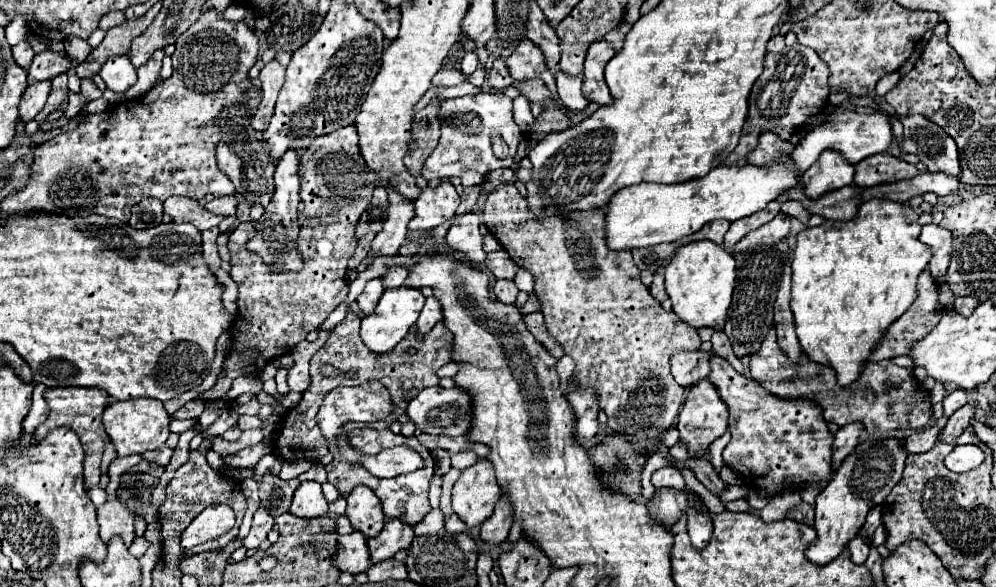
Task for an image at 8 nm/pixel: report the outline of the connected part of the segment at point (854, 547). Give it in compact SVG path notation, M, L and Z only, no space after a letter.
M856 536L850 544L850 560L856 562L856 564L862 564L866 558L868 558L868 552L870 552L870 546L862 540L862 536Z

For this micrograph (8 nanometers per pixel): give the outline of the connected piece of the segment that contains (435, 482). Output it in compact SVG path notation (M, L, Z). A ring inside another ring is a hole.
M433 478L429 488L429 501L433 508L439 508L441 496L441 479Z

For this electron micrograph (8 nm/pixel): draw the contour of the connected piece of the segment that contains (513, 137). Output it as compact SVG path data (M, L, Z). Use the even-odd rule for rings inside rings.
M482 92L478 96L464 96L464 98L452 98L444 100L438 112L442 136L438 140L438 146L428 156L428 160L422 166L422 178L426 182L434 178L460 178L462 186L480 186L484 184L486 176L496 168L510 168L512 158L518 150L518 144L522 142L524 134L520 126L512 118L512 100L500 92ZM492 132L496 132L510 148L510 154L506 160L500 160L492 154Z

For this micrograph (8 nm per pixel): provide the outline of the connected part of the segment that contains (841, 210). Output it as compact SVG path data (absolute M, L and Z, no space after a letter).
M802 178L796 180L796 184L792 188L788 188L784 192L790 200L800 202L810 214L818 214L822 218L830 218L830 220L846 220L846 218L854 218L856 208L860 204L860 190L856 186L844 186L840 190L832 190L816 200L808 198L804 194L804 182Z

